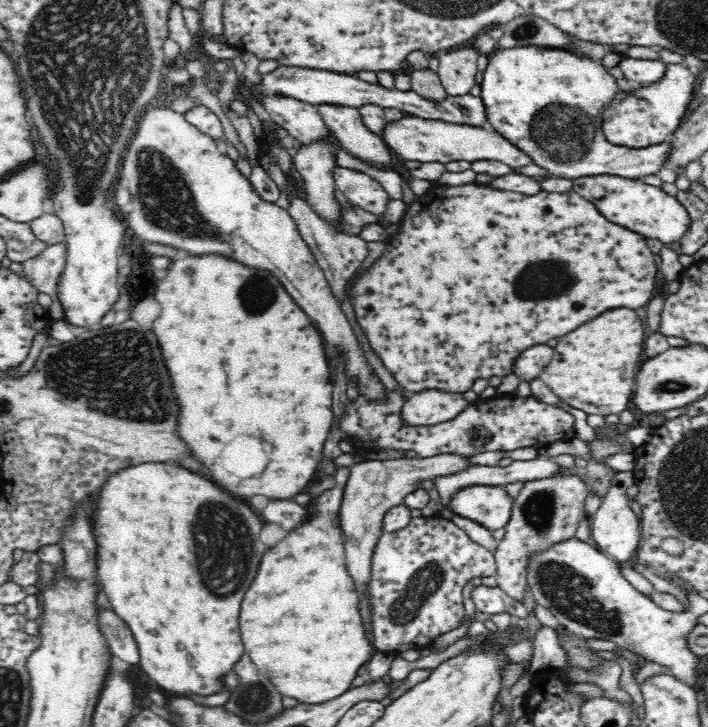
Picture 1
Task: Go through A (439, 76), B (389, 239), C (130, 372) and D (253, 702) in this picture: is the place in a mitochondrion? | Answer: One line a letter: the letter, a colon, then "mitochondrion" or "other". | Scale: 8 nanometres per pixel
A: other
B: other
C: mitochondrion
D: mitochondrion

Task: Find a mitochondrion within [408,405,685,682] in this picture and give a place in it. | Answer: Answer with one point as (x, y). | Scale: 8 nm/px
(574, 595)

